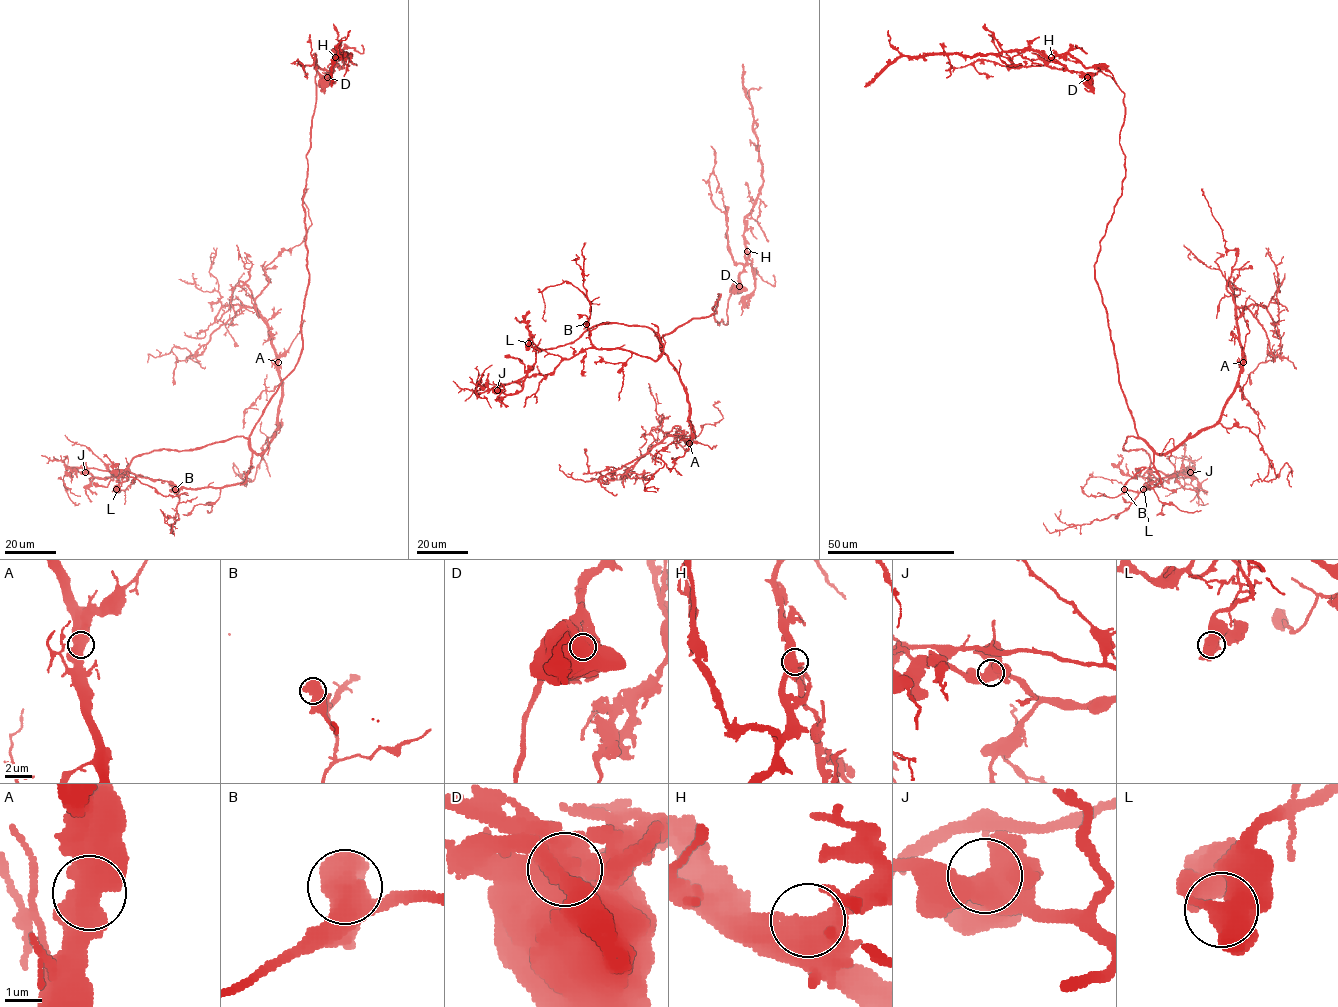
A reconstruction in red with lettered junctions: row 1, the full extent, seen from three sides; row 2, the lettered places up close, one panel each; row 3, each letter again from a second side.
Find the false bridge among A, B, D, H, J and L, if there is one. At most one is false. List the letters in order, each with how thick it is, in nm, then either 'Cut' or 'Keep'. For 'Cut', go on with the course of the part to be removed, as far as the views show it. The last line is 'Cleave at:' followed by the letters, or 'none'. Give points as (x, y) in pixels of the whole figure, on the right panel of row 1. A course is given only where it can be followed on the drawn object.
A: Thickness 700 nm. Keep
B: Thickness 850 nm. Keep
D: Thickness 1200 nm. Cut. Course of the part to remove: (1087, 76), (1067, 70), (1036, 52), (1018, 50), (972, 56), (956, 53), (900, 56), (864, 86)
H: Thickness 550 nm. Keep
J: Thickness 650 nm. Keep
L: Thickness 700 nm. Keep
Cleave at: D

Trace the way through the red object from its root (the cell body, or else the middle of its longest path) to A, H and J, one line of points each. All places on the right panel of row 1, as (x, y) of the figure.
A: (1089, 83), (1102, 71), (1124, 94), (1125, 177), (1094, 270), (1137, 435), (1166, 453), (1212, 427), (1243, 362)
H: (1089, 83), (1081, 73), (1067, 70), (1051, 57)
J: (1089, 83), (1102, 71), (1124, 94), (1125, 177), (1094, 265), (1139, 437), (1124, 448), (1190, 472)

